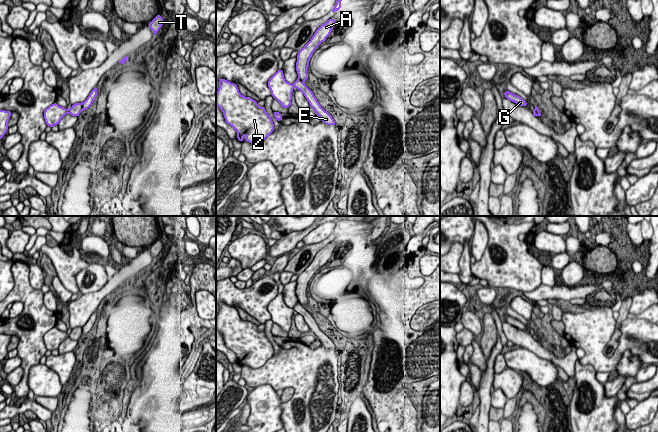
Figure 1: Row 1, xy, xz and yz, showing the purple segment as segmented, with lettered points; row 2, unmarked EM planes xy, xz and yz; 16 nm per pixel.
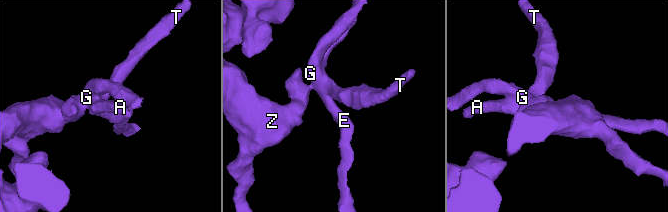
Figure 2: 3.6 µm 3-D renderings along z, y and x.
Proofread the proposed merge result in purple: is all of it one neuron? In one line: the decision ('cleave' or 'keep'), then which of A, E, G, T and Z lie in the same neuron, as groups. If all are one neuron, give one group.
cleave; groups A E G T / Z

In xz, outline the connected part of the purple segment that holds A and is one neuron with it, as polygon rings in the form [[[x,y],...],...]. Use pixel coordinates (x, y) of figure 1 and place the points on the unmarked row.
[[[330,242],[327,246],[322,248],[316,254],[310,265],[298,276],[296,295],[299,302],[293,308],[294,311],[303,316],[310,330],[315,334],[316,338],[321,342],[321,344],[326,349],[333,350],[336,350],[336,348],[332,340],[320,330],[313,316],[303,306],[308,304],[307,292],[309,290],[310,281],[312,280],[316,271],[324,266],[330,259],[335,247],[336,244]]]

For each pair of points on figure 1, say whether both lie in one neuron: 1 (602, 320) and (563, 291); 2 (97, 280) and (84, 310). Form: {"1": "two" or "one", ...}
{"1": "two", "2": "two"}

